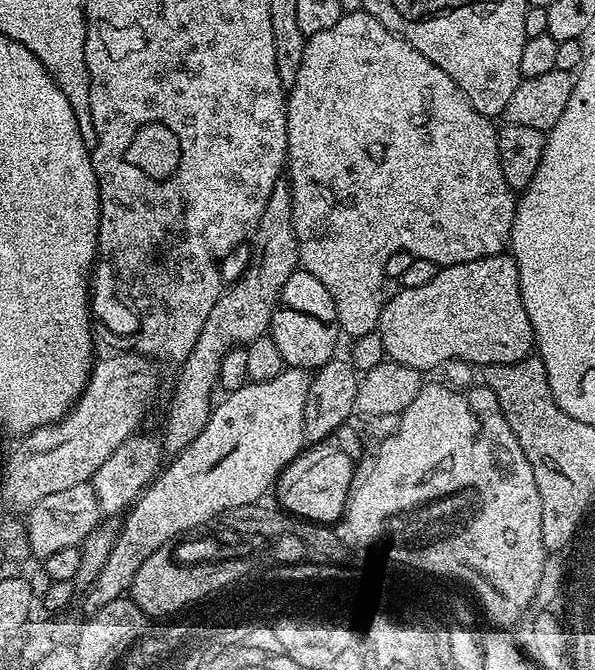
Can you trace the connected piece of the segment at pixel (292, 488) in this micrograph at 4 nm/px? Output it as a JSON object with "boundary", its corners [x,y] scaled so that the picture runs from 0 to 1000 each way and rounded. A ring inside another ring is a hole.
{"boundary":[[[524,666],[506,673],[496,687],[477,697],[462,724],[461,733],[469,742],[469,757],[508,776],[529,778],[536,784],[563,784],[578,769],[585,734],[595,721],[592,699],[595,690],[566,669]]]}

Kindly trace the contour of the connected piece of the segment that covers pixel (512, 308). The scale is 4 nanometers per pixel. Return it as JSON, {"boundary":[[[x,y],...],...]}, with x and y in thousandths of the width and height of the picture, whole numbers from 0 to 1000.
{"boundary":[[[854,379],[803,385],[797,391],[756,394],[741,399],[733,412],[716,421],[716,427],[666,433],[654,448],[650,443],[644,449],[635,500],[650,536],[708,552],[733,548],[738,551],[755,540],[778,540],[787,546],[862,543],[884,536],[897,525],[891,475],[884,469],[884,457],[877,457],[871,397]]]}

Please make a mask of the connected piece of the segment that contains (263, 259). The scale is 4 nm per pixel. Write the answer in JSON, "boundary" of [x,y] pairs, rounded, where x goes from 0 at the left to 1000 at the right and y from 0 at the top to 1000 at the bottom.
{"boundary":[[[466,278],[454,290],[454,301],[447,301],[447,313],[440,313],[440,325],[434,325],[430,345],[420,354],[422,364],[424,384],[410,407],[397,424],[371,434],[360,463],[353,463],[353,475],[346,475],[346,487],[339,487],[339,499],[333,499],[333,510],[326,510],[319,528],[301,545],[303,569],[289,585],[272,643],[277,676],[304,675],[339,648],[360,607],[356,584],[366,579],[373,534],[380,534],[388,519],[415,516],[455,491],[474,427],[504,400],[504,369],[491,336],[491,287],[482,278]]]}

